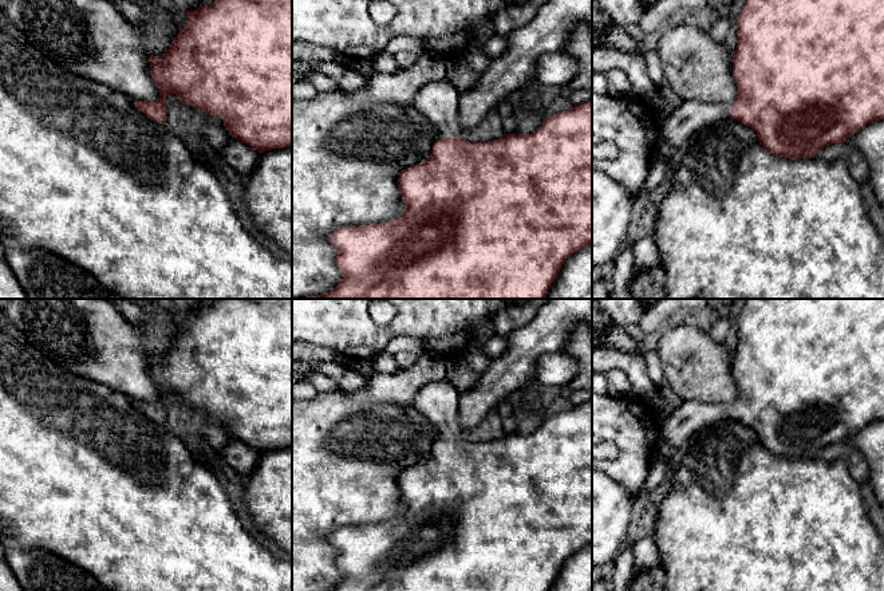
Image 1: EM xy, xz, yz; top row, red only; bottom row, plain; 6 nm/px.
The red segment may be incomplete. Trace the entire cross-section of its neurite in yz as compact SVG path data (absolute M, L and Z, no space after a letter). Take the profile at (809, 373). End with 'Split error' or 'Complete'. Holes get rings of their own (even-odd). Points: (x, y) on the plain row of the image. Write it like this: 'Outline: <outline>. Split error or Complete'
Outline: M746 299L738 318L733 377L738 387L733 403L682 402L667 419L659 423L658 441L664 441L678 452L683 452L701 429L711 422L730 418L751 428L763 449L792 460L813 458L822 448L845 442L865 425L884 419L884 299Z. Split error

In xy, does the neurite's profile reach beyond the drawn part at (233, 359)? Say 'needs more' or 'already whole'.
already whole

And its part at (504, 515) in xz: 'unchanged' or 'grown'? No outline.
grown

